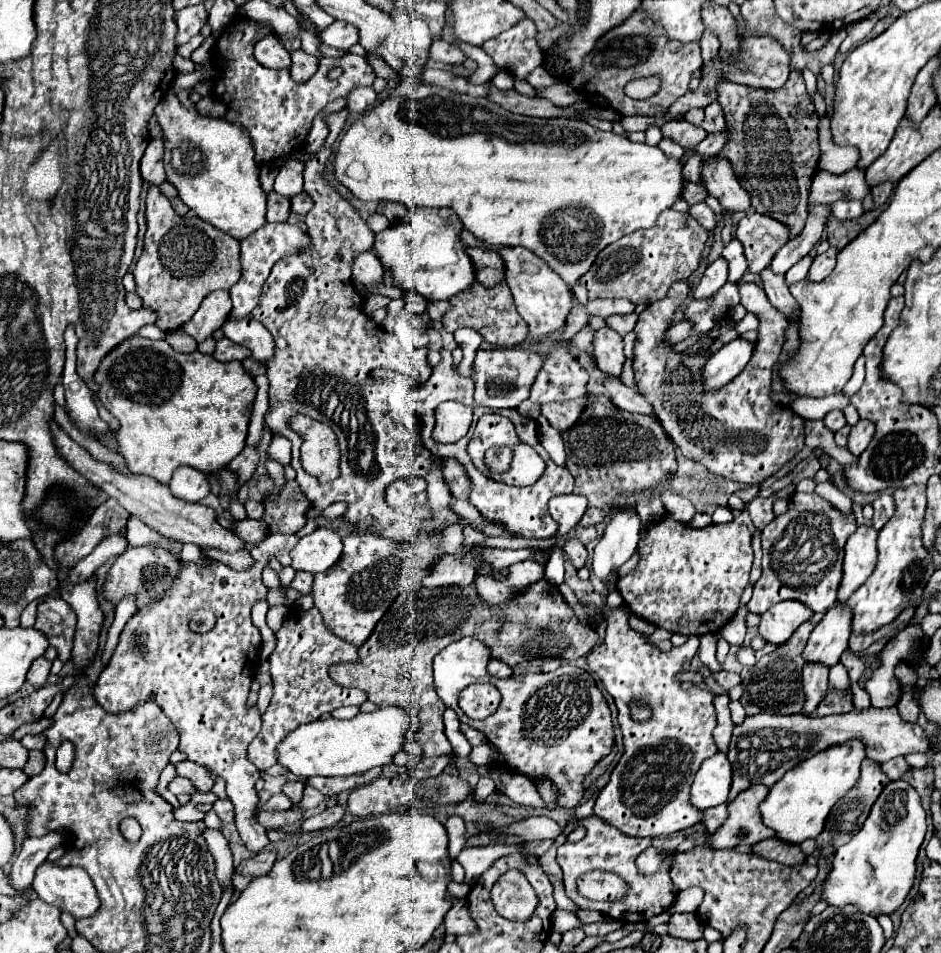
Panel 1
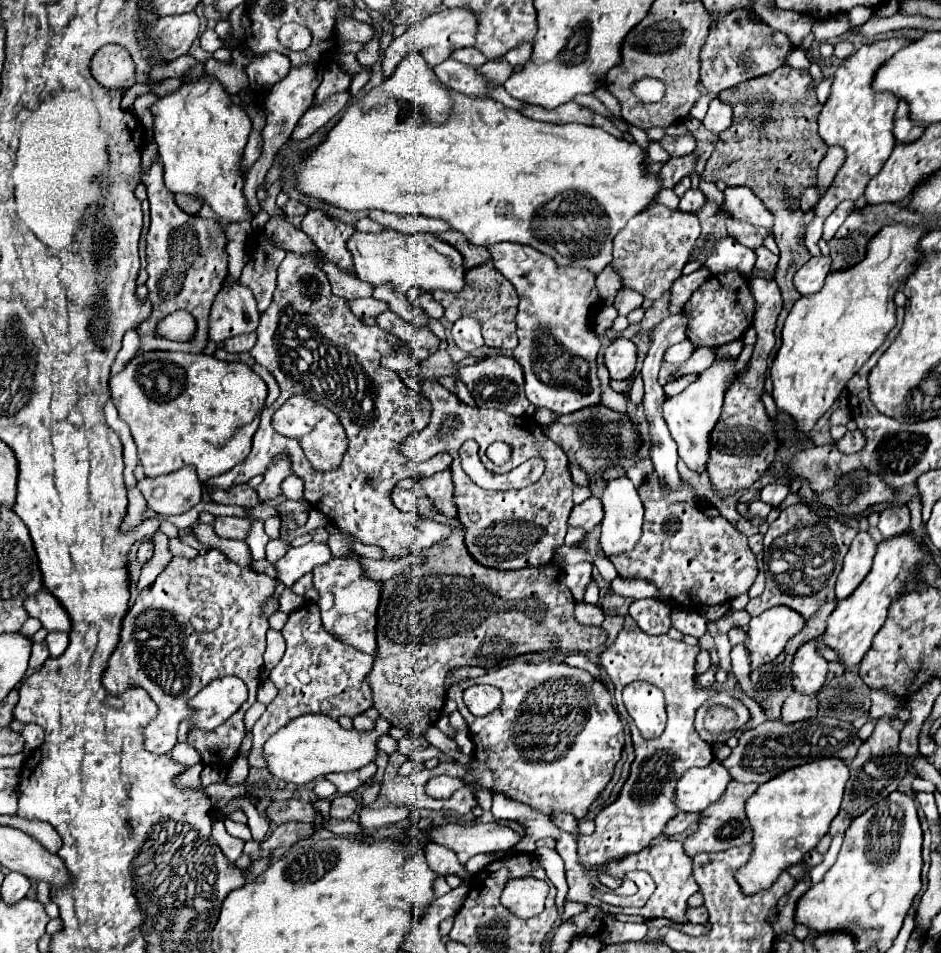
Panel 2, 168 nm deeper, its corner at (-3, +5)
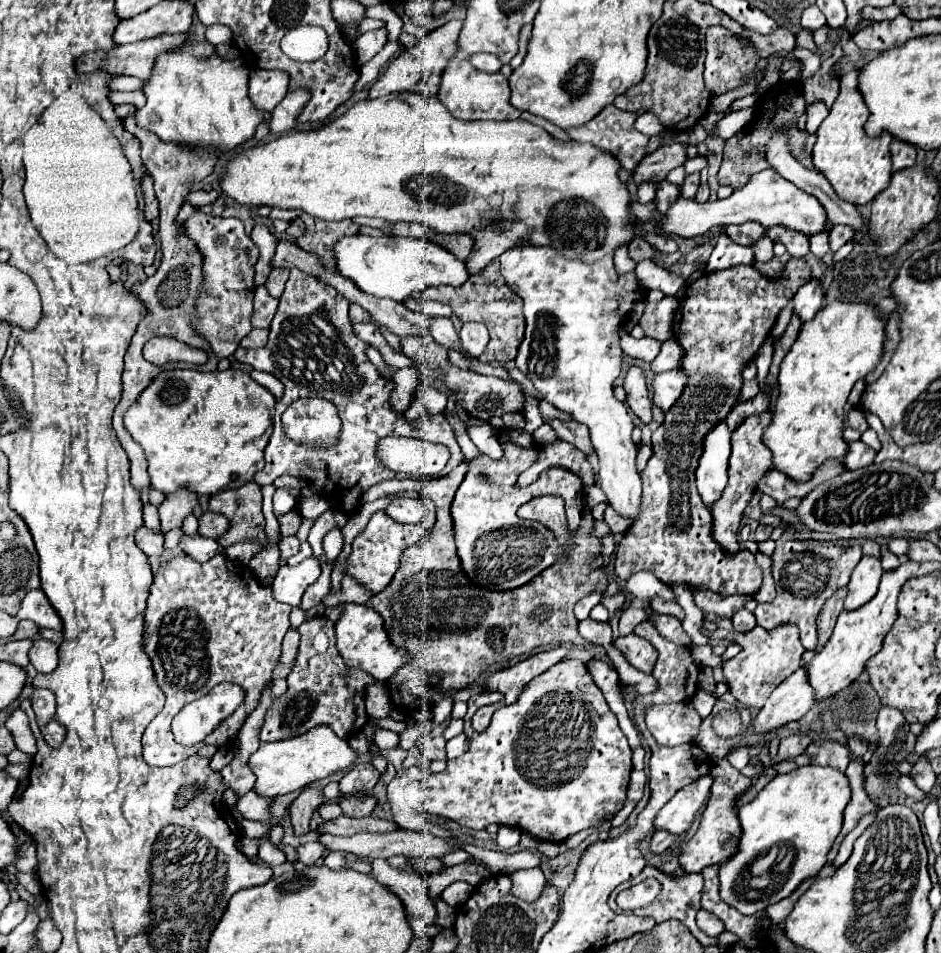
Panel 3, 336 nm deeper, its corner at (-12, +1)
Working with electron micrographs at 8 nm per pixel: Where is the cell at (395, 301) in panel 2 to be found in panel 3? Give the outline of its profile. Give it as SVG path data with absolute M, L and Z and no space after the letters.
M430 316L430 336L446 346L446 348L454 348L454 350L460 350L464 352L464 348L460 346L460 338L454 330L454 324L450 318L444 318L444 316Z

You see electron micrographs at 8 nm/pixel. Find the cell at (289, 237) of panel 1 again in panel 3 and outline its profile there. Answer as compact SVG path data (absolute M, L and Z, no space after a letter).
M266 284L256 286L256 296L254 296L254 316L252 316L252 326L254 328L268 328L274 314L278 308L278 298L270 296Z

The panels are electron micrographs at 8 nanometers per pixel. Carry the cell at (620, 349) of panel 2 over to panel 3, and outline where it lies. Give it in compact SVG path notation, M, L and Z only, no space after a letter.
M630 366L624 376L624 390L626 390L626 402L634 410L634 414L642 422L652 420L650 412L650 400L648 400L648 388L646 388L646 376L640 366Z

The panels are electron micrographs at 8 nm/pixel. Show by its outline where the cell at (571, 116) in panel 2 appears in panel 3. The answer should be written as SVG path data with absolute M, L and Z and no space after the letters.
M614 104L606 106L598 116L594 116L594 120L578 126L578 128L570 128L566 130L566 134L572 138L572 140L578 140L578 142L592 142L594 146L614 154L622 168L626 170L632 170L644 156L646 156L646 144L648 144L648 136L646 134L640 134L638 130L634 130L634 120L636 120L636 114L634 112L622 112L618 110Z

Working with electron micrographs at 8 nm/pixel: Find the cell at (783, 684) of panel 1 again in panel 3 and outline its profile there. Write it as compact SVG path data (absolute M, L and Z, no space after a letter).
M846 588L838 590L830 600L826 600L820 616L818 616L818 646L824 646L834 630L838 614L844 610L844 598L846 598Z

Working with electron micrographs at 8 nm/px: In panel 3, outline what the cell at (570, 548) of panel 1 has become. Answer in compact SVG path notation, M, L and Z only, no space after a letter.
M590 592L590 596L584 596L582 600L578 600L578 604L576 604L576 608L574 608L576 618L578 618L578 620L588 618L590 610L592 610L600 600L602 600L602 594L600 594L600 592Z

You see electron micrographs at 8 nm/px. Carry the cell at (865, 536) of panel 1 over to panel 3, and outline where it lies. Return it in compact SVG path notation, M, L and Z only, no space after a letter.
M862 556L858 566L852 572L852 580L848 584L848 596L844 602L846 610L856 610L866 604L878 590L880 576L882 576L880 560L874 556Z

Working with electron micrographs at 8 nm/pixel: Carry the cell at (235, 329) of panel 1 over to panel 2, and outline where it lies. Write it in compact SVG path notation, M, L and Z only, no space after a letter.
M239 280L223 282L221 292L215 296L209 314L209 340L221 344L223 340L255 332L259 326L259 312L255 298Z

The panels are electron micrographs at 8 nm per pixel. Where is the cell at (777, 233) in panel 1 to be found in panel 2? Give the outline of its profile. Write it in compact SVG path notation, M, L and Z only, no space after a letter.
M735 218L727 220L727 232L731 238L735 238L747 248L757 248L757 244L763 244L763 238L767 236L765 228L757 228L749 222L739 222Z

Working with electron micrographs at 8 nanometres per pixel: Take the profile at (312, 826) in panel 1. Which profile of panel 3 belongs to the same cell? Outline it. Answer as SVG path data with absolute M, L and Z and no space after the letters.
M364 796L364 798L338 798L338 804L342 808L342 812L350 818L364 818L370 816L376 798L374 796Z

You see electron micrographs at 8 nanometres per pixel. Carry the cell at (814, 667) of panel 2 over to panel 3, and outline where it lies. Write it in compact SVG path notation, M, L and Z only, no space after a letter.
M802 666L770 694L754 720L754 730L768 732L790 720L800 720L814 704L814 688L810 688L810 682L806 680L806 666Z

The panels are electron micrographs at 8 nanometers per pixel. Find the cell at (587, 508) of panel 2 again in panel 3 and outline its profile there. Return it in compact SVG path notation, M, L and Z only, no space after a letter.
M608 506L606 512L604 512L604 522L610 526L610 530L612 530L614 534L624 534L624 532L628 530L628 526L630 526L630 520L618 516L610 506Z

